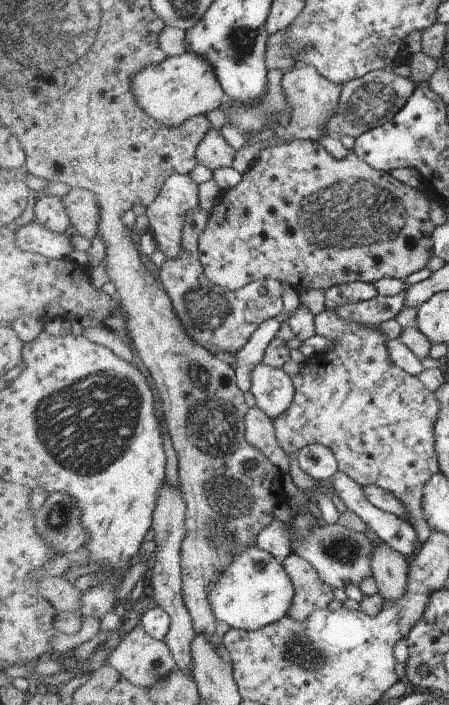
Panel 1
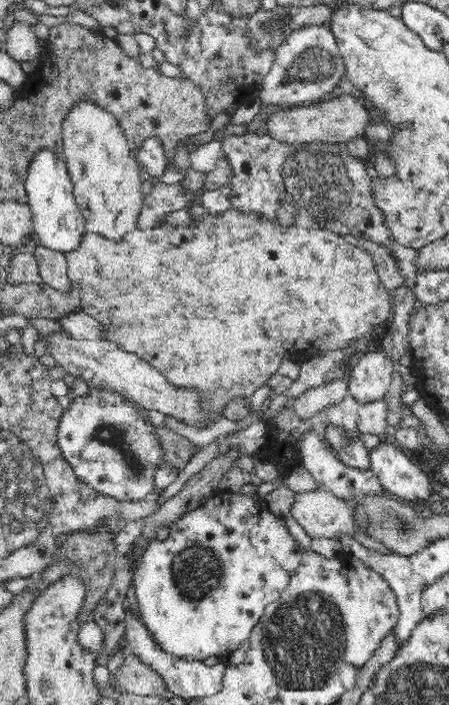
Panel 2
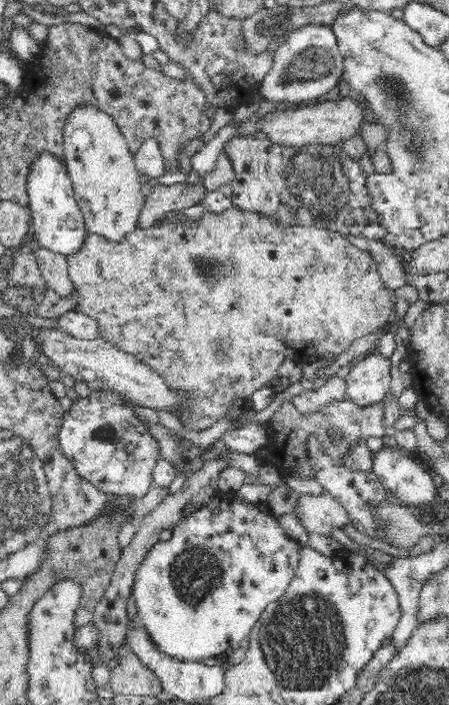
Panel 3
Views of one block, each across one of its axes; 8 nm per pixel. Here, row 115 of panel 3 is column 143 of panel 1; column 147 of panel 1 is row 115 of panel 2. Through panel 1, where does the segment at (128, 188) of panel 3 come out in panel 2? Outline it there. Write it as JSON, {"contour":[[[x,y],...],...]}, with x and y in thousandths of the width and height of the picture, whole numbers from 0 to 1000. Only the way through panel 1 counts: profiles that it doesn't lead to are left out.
{"contour":[[[178,145],[174,150],[165,150],[156,162],[149,162],[147,170],[140,174],[140,218],[143,218],[143,228],[149,234],[149,245],[154,247],[156,255],[163,258],[163,277],[167,278],[169,287],[183,299],[183,304],[189,309],[189,325],[194,330],[212,330],[225,335],[241,338],[241,342],[261,343],[274,339],[281,333],[290,329],[296,329],[298,325],[305,323],[307,309],[312,306],[312,301],[316,298],[323,278],[312,271],[316,267],[312,257],[312,245],[305,240],[301,227],[298,227],[298,216],[290,213],[285,207],[281,194],[274,191],[272,183],[263,179],[258,169],[238,159],[223,156],[207,150],[207,148],[196,148],[194,145]]]}

